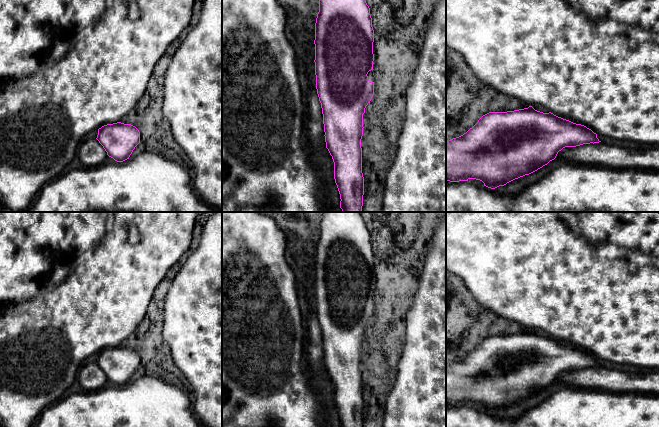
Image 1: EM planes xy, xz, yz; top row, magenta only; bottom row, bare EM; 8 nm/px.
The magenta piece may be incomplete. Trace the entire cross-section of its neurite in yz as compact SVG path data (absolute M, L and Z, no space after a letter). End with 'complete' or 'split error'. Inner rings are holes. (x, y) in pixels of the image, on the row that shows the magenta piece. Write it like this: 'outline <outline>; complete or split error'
outline M528 108L489 112L463 135L446 143L446 181L480 180L495 189L529 175L550 161L565 147L599 143L597 134L584 125Z; complete

